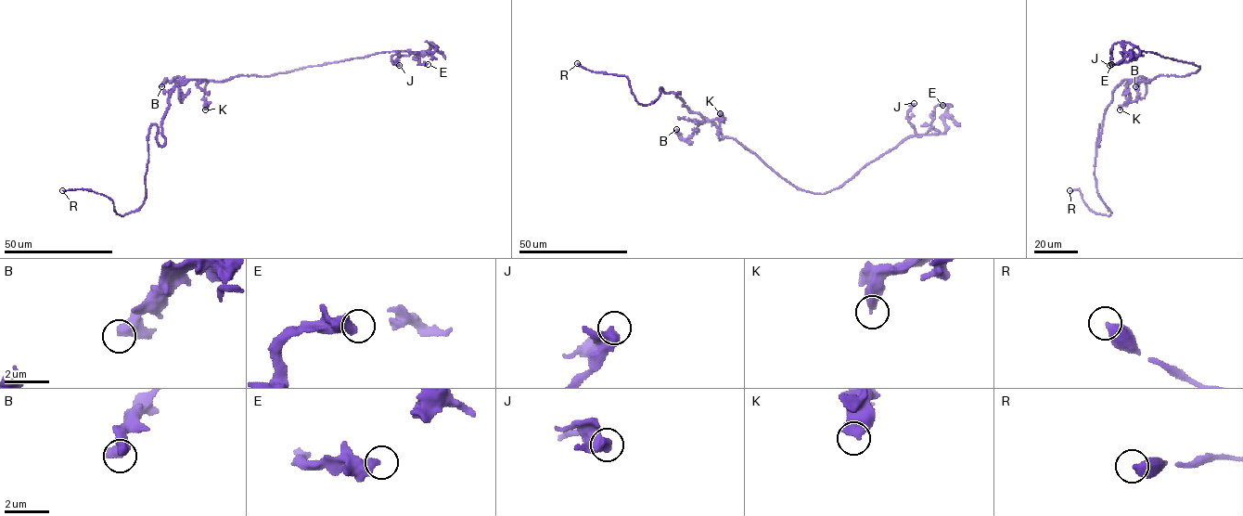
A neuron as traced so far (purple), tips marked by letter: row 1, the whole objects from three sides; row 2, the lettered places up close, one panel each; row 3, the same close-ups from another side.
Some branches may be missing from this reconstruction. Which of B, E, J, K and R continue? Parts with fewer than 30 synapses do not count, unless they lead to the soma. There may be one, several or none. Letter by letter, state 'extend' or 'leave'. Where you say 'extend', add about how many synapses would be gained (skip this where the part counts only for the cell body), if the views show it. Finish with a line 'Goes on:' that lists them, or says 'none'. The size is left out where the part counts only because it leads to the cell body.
B: extend | 35 syn
E: leave
J: leave
K: leave
R: leave
Goes on: B

